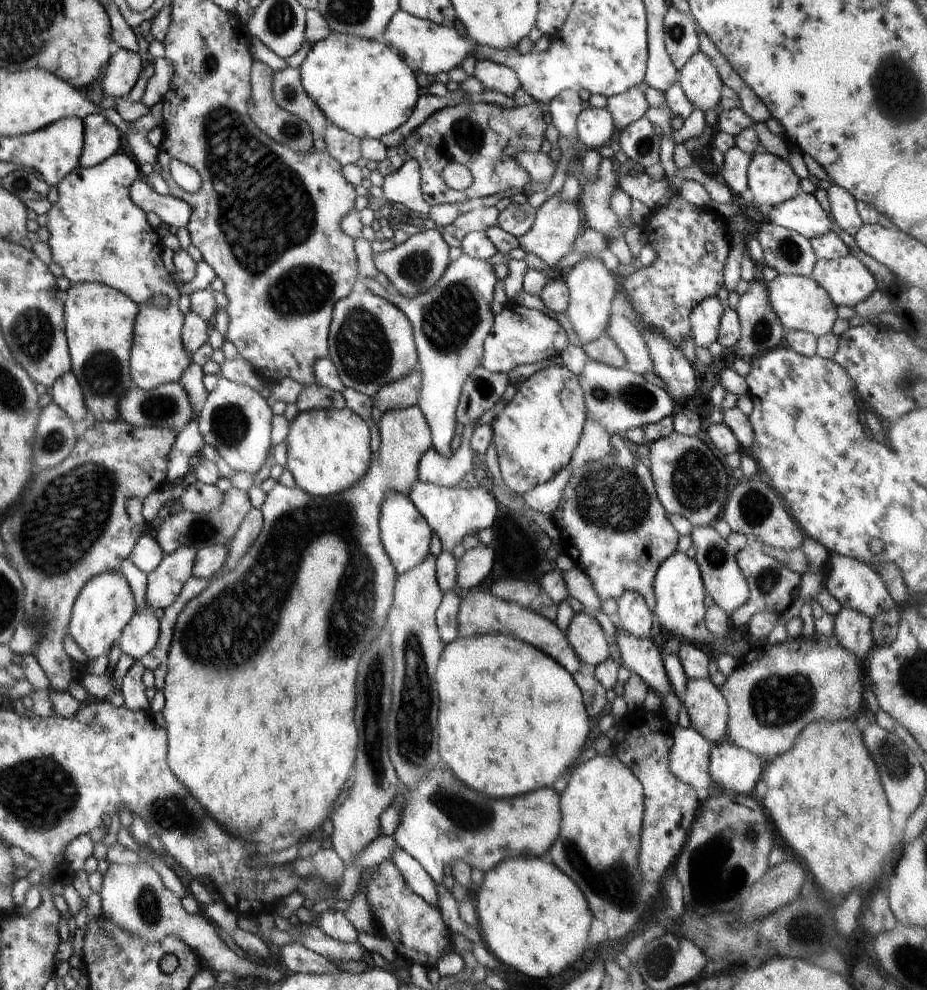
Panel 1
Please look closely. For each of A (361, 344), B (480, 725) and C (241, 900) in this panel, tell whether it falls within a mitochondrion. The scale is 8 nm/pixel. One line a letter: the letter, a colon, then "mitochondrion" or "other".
A: mitochondrion
B: other
C: other

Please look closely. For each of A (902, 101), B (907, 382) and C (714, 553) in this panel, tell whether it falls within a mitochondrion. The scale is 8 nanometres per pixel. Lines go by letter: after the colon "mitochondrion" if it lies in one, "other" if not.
A: mitochondrion
B: mitochondrion
C: mitochondrion

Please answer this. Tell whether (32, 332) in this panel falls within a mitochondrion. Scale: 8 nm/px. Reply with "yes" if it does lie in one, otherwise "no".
yes

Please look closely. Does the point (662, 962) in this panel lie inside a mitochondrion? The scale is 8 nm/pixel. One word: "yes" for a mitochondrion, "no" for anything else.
yes

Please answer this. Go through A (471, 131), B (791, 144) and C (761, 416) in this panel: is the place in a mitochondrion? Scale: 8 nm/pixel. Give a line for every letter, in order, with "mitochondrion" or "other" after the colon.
A: mitochondrion
B: other
C: other

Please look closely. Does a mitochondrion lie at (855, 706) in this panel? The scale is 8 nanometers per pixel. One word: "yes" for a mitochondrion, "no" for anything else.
no

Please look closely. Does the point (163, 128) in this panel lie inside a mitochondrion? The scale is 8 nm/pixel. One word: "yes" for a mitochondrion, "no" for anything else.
no

